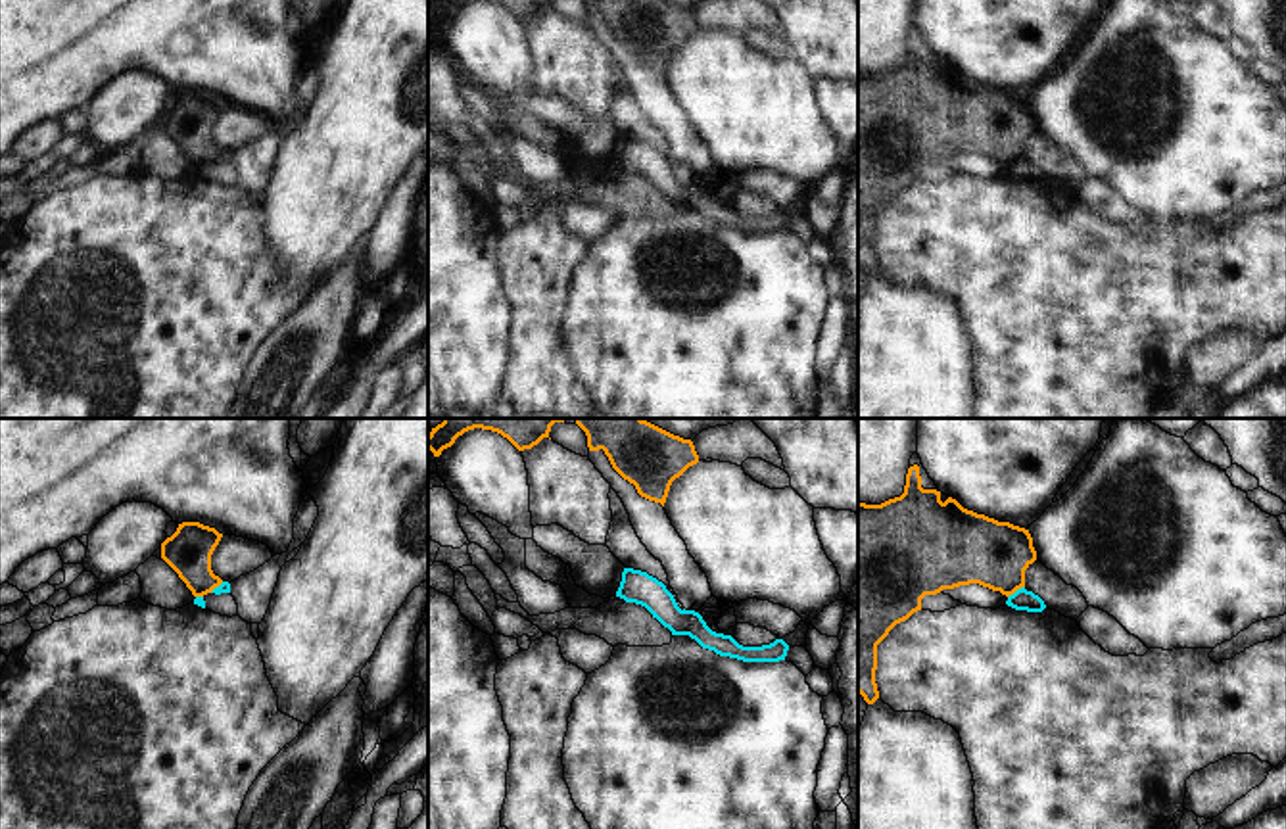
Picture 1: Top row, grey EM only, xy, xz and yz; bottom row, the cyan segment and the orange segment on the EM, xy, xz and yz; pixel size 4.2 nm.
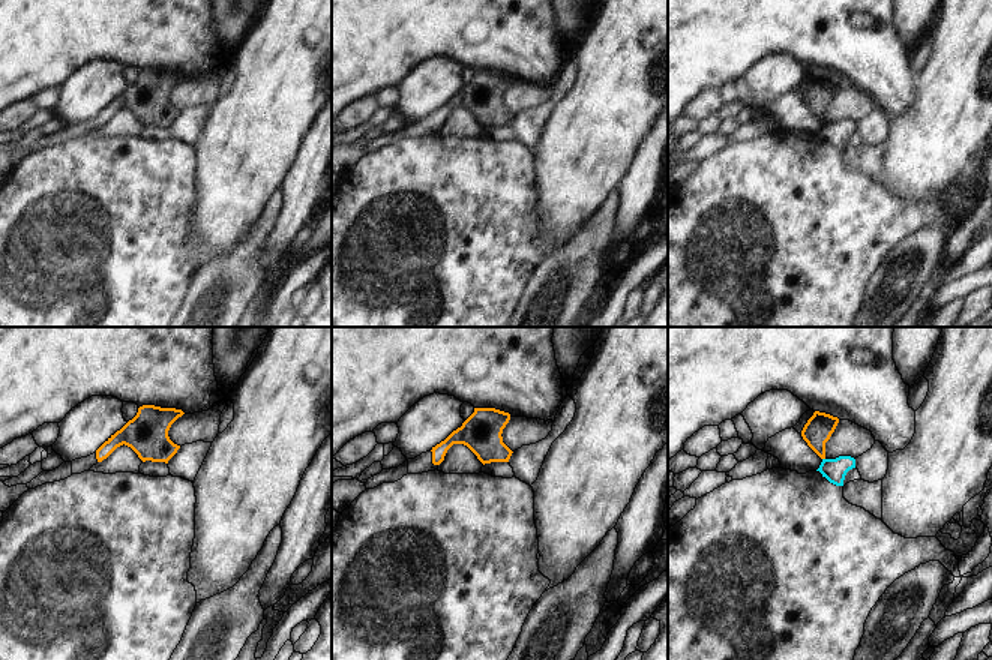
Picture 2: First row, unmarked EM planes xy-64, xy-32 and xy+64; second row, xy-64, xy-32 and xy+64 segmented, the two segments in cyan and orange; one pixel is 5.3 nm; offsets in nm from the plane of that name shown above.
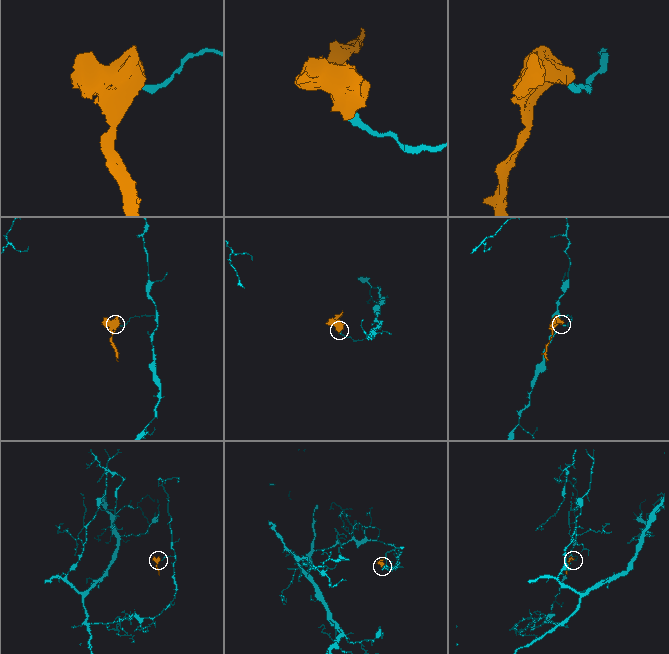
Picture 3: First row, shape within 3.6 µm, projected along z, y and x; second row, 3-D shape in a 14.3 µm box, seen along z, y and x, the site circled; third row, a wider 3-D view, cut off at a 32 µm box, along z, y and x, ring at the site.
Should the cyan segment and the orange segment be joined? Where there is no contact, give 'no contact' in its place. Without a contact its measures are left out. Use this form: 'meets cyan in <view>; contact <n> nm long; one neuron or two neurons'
meets cyan in yz; contact 90 nm long; two neurons

